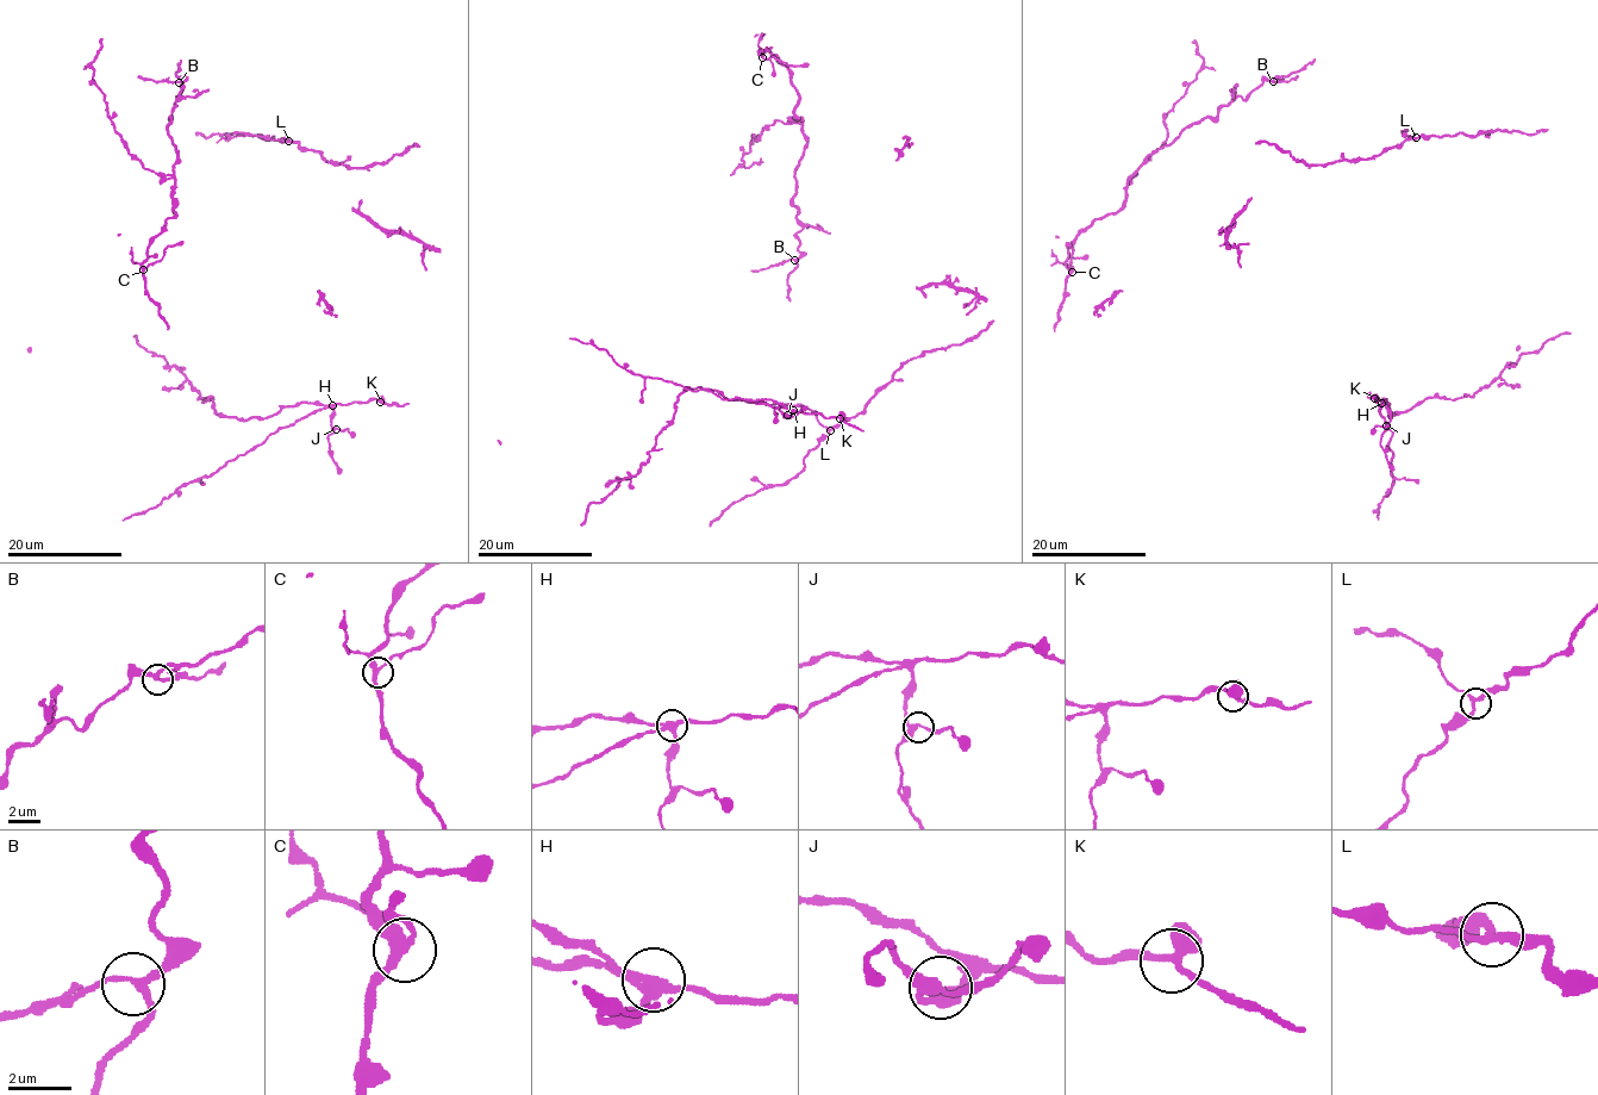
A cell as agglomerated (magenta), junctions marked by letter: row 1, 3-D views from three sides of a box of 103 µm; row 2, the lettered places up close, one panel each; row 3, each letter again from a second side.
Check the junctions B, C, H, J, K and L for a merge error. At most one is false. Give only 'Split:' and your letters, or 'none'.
Split: H

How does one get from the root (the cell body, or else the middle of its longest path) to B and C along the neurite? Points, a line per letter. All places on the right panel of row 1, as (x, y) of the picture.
B: (1234, 89), (1233, 95), (1246, 99), (1265, 80), (1273, 81)
C: (1234, 89), (1215, 117), (1190, 124), (1148, 156), (1128, 180), (1125, 203), (1094, 218), (1069, 248), (1072, 272)

